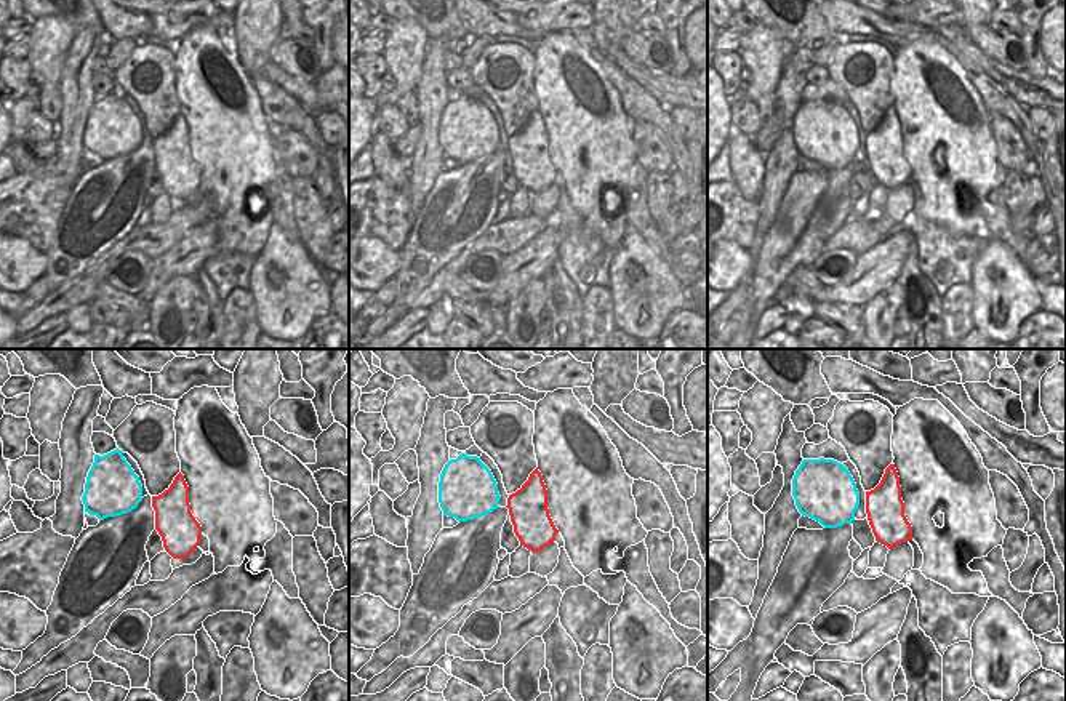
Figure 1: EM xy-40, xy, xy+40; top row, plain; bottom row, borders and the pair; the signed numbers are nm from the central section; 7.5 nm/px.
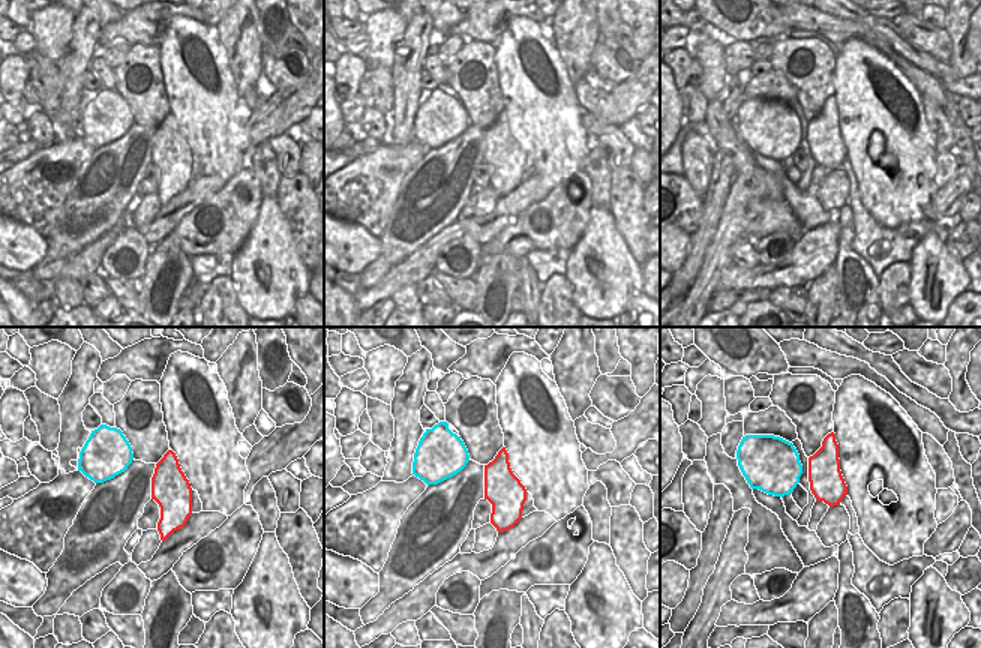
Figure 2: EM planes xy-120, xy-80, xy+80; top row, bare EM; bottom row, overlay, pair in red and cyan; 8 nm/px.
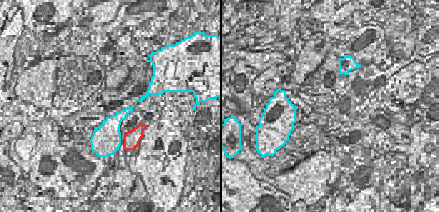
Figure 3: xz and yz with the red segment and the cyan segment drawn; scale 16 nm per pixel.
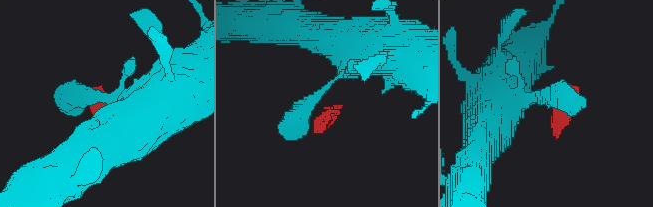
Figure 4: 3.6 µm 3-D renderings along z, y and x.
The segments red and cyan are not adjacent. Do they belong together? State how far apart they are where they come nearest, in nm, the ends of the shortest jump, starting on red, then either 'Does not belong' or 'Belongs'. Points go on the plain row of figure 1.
Distance 60 nm. Across: xy (508, 140), (500, 140). Does not belong.

